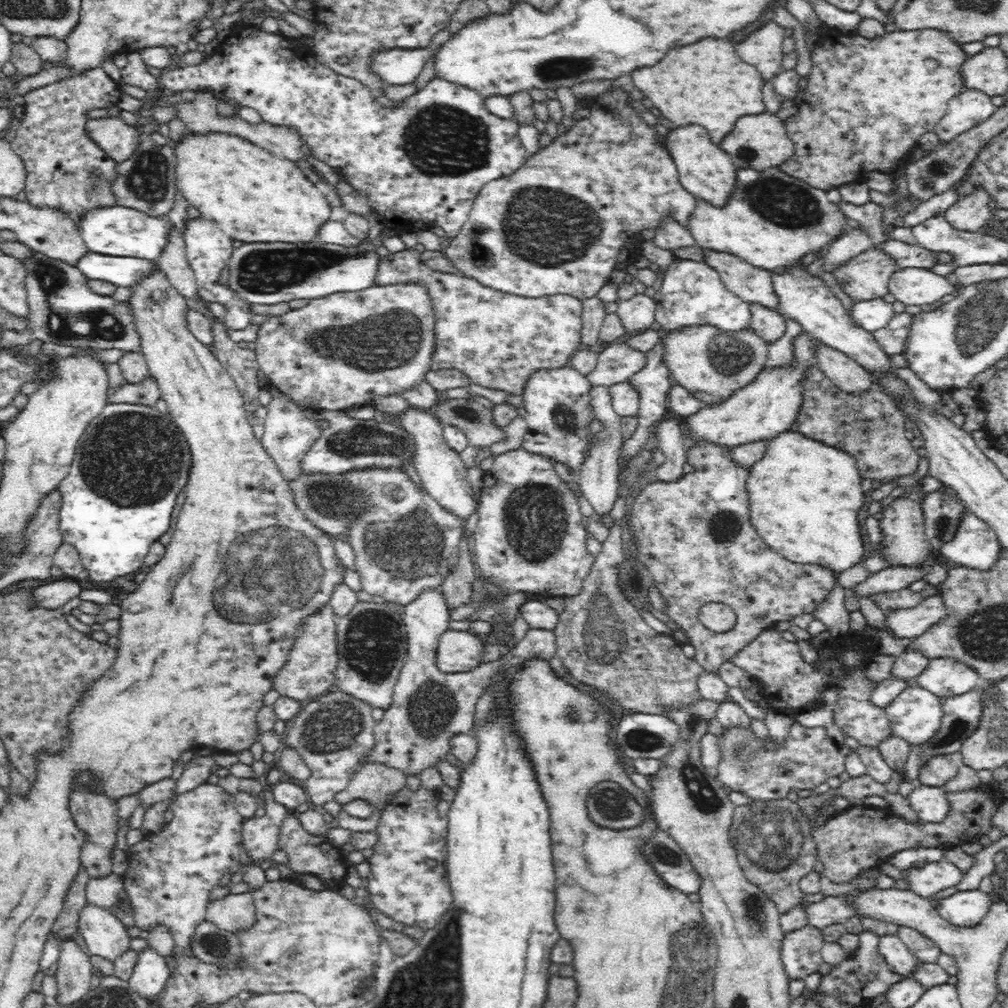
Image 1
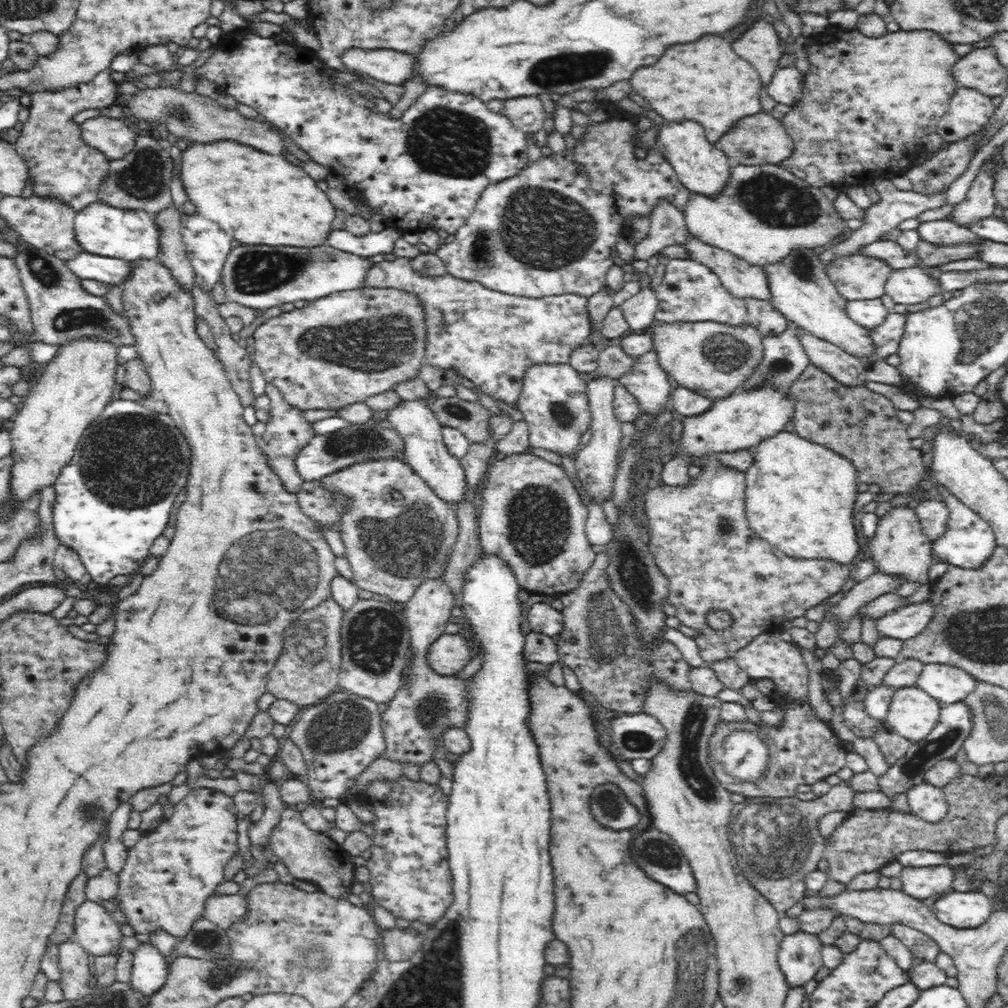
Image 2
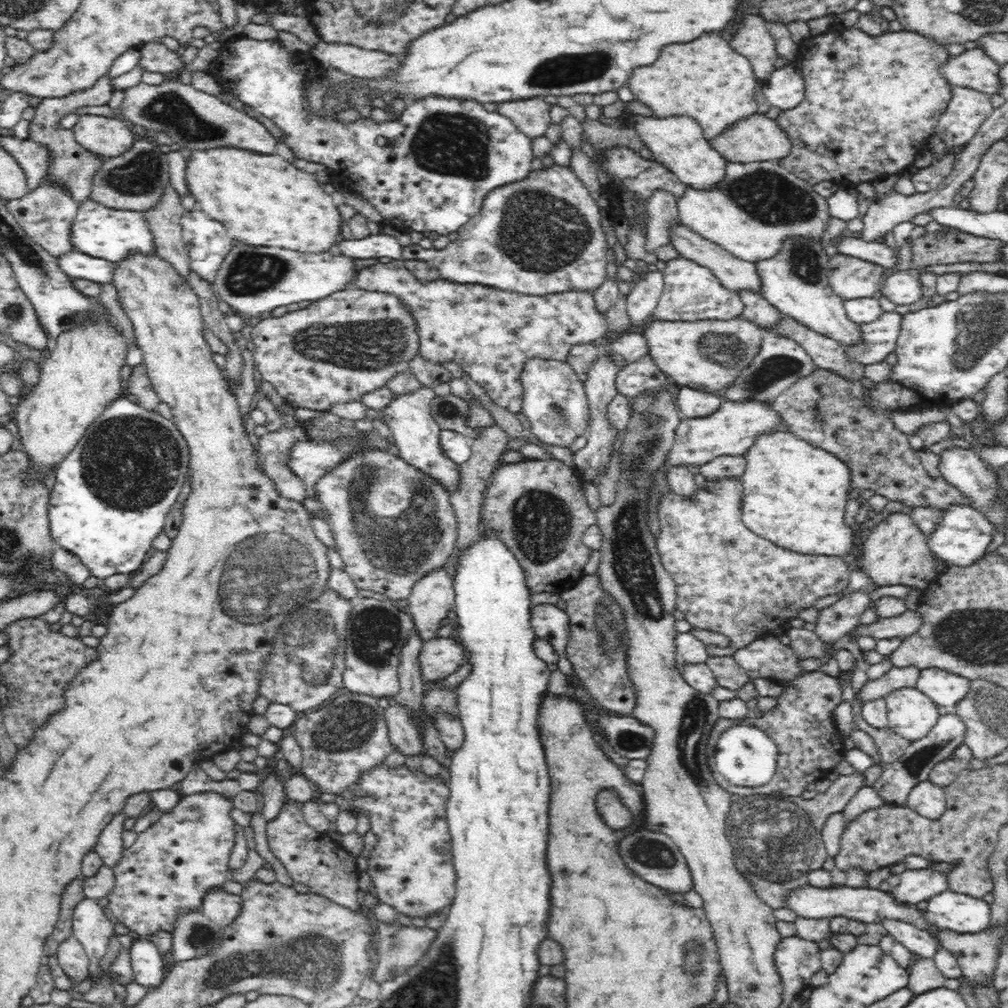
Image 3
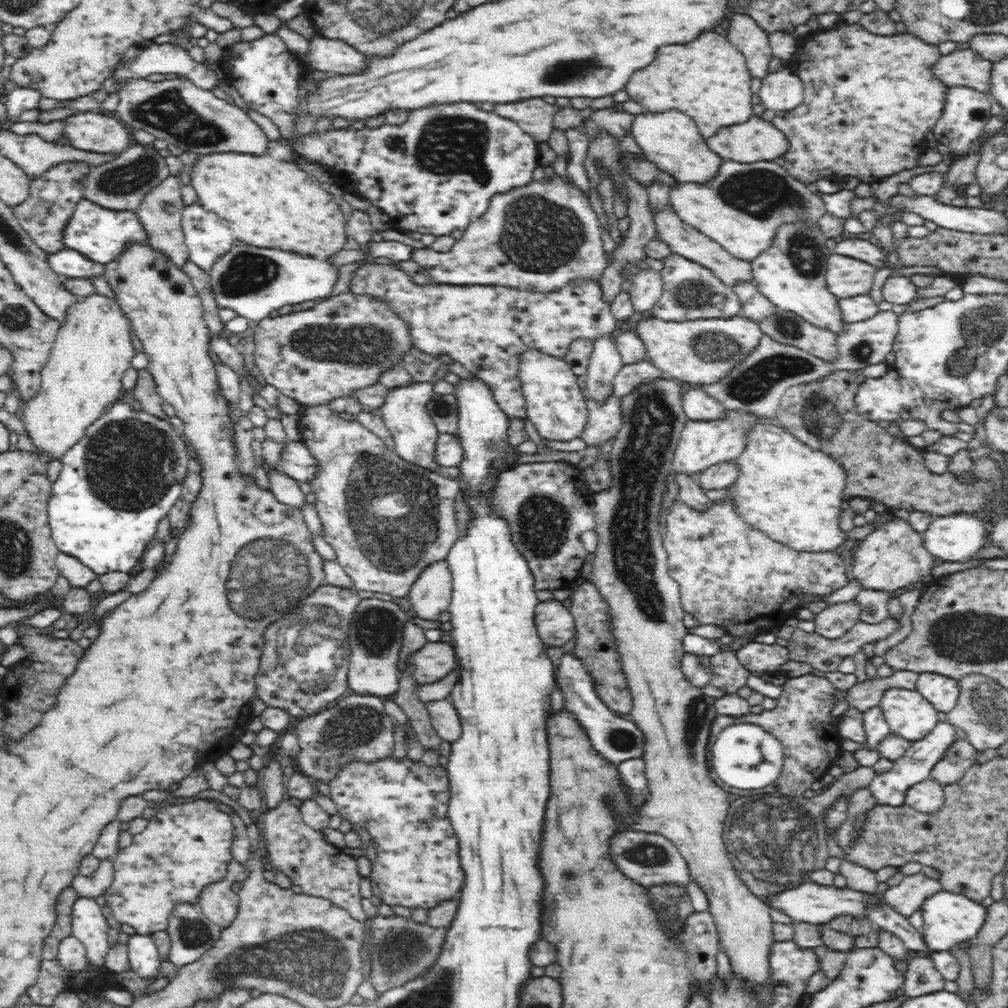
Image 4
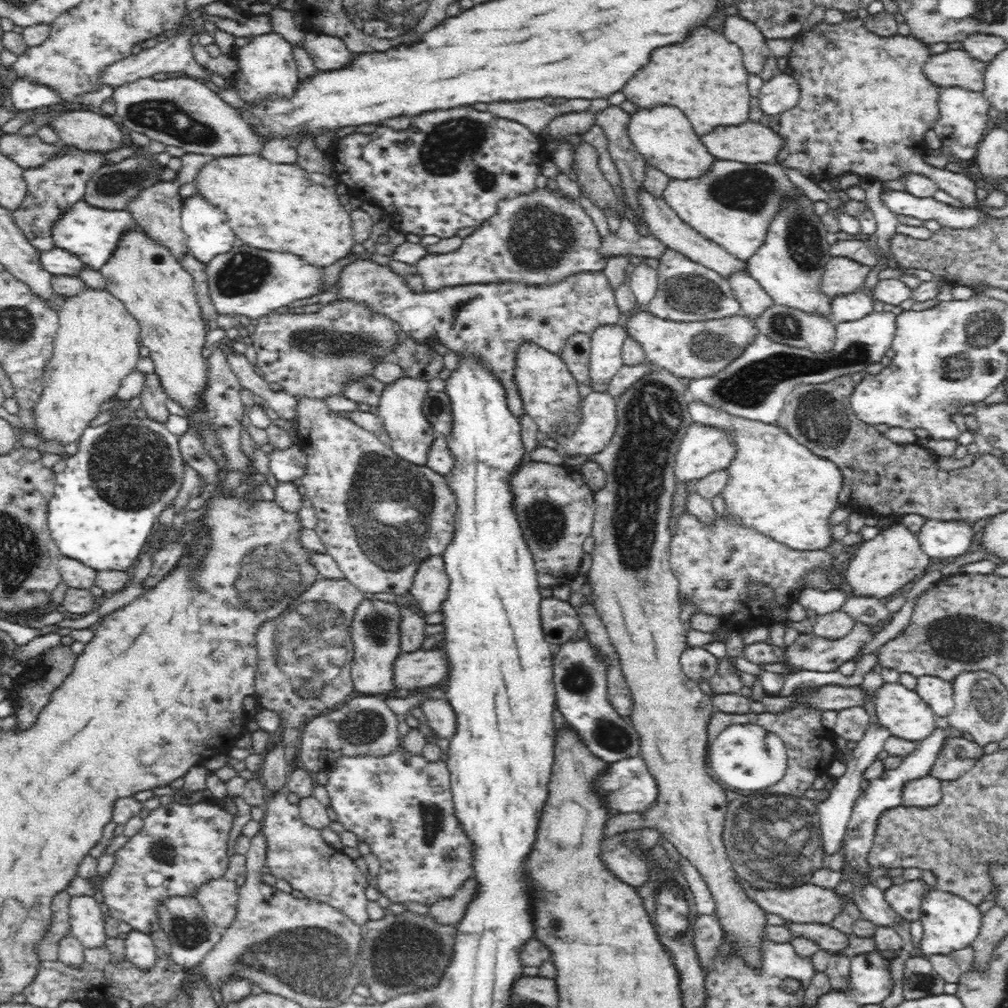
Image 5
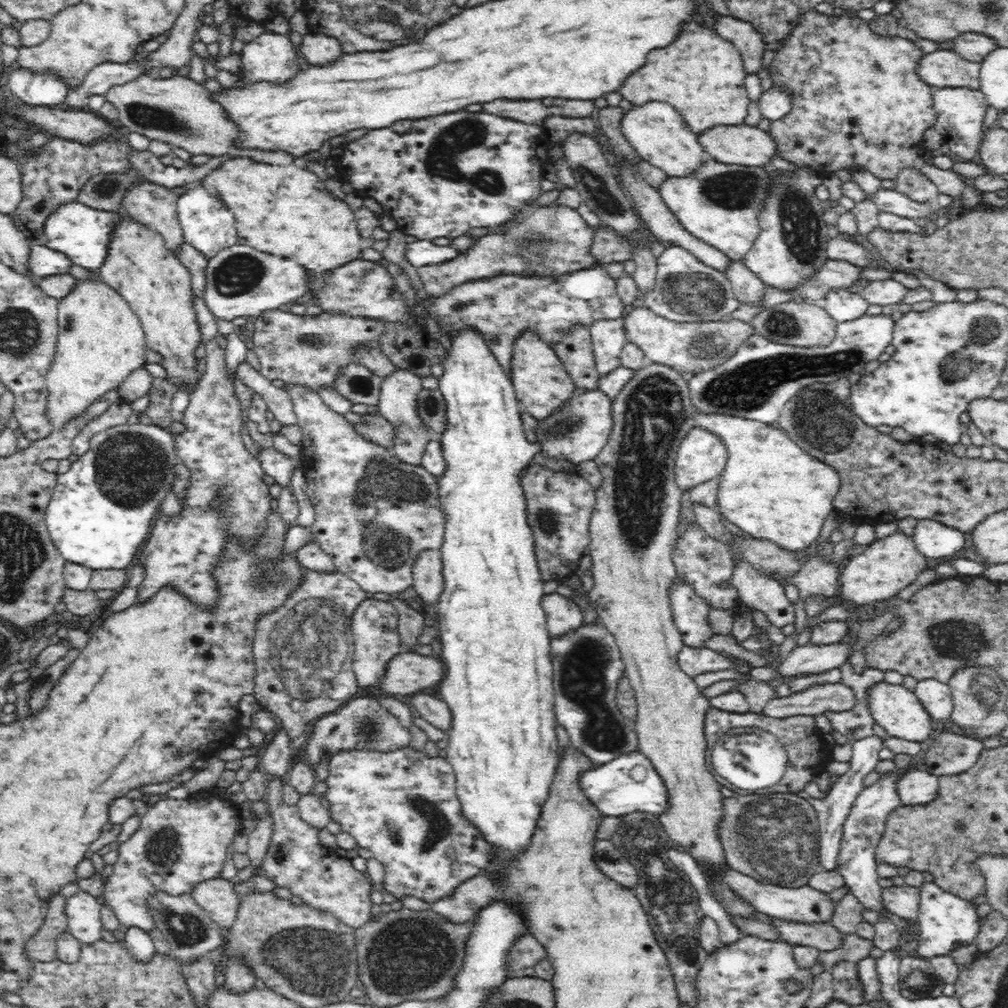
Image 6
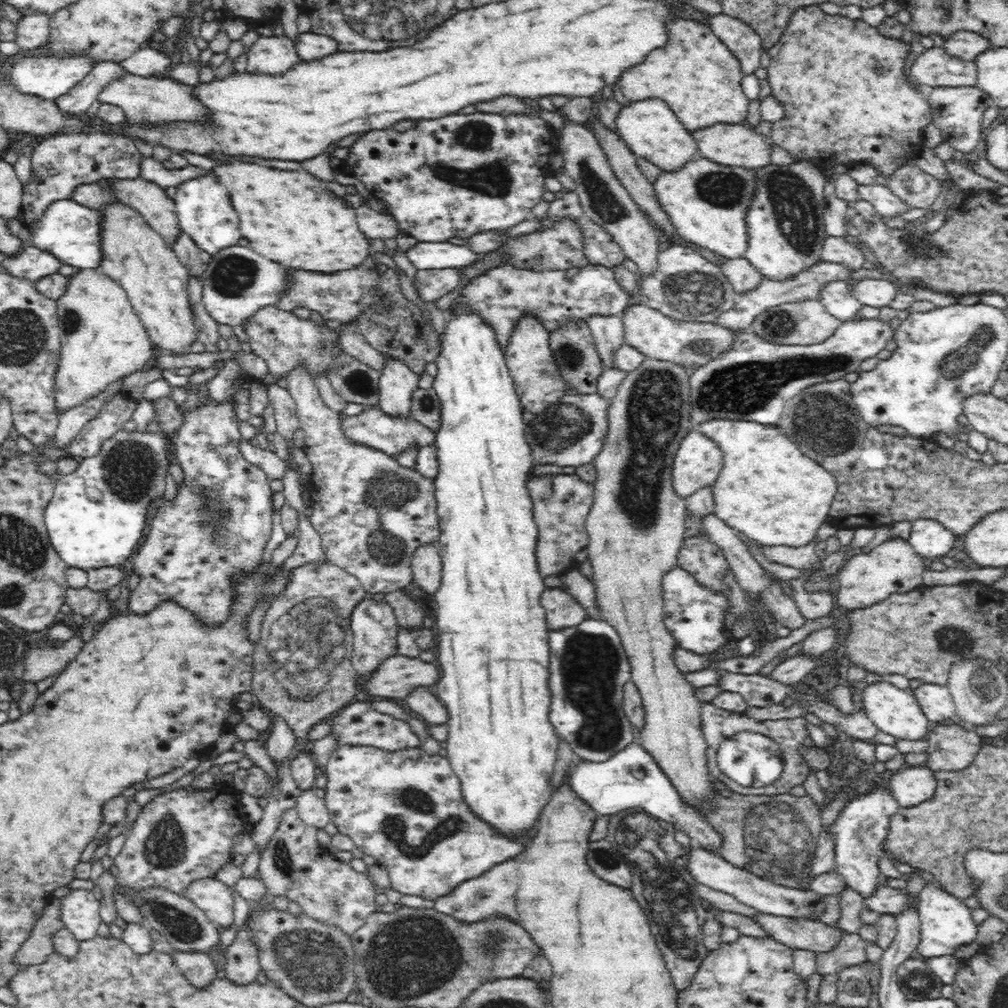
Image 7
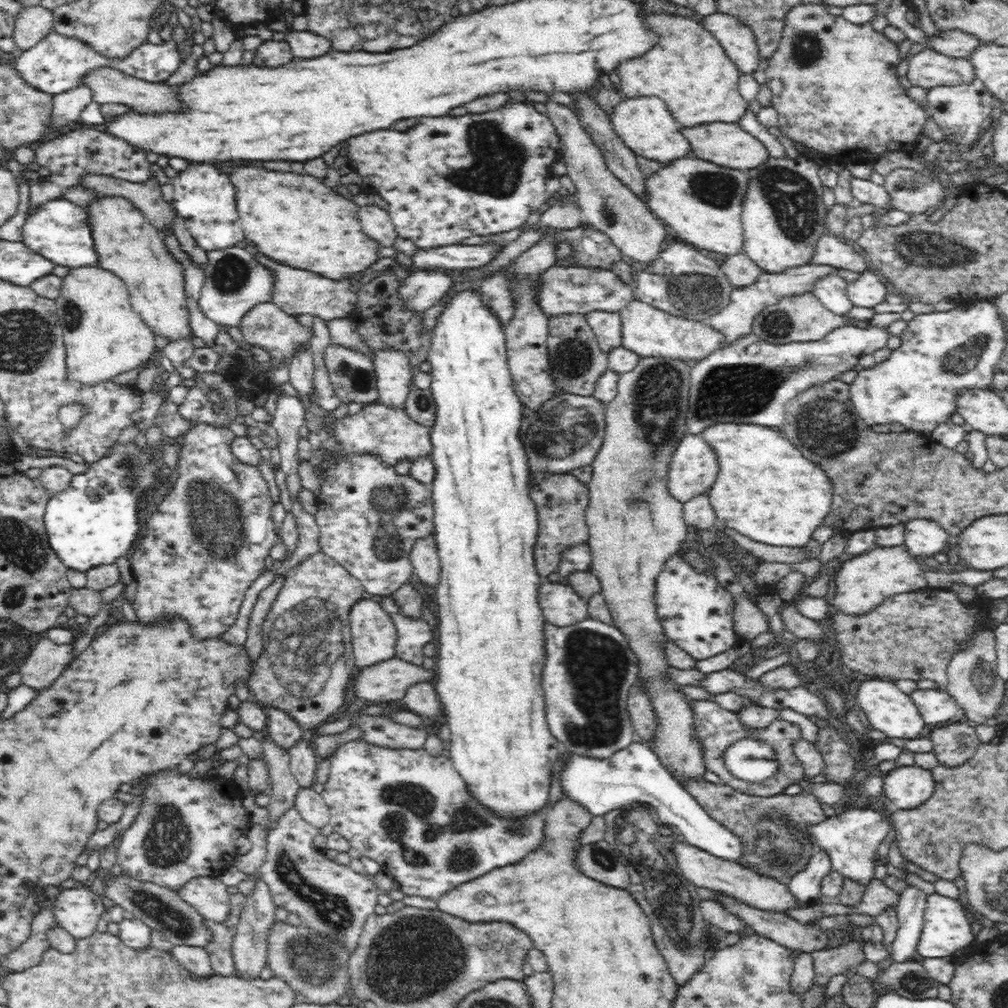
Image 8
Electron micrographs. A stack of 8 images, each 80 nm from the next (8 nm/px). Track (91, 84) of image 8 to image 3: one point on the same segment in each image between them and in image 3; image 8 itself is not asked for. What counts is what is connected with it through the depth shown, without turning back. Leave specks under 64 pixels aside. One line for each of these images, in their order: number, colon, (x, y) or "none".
3: (192, 117)
4: (188, 116)
5: (183, 112)
6: (178, 111)
7: (150, 101)

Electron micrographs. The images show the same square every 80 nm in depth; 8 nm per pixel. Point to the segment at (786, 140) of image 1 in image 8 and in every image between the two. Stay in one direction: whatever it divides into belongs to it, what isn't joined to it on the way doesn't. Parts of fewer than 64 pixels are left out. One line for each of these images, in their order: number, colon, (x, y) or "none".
2: (761, 139)
3: (757, 139)
4: (756, 140)
5: (751, 143)
6: (744, 145)
7: (729, 145)
8: (723, 144)

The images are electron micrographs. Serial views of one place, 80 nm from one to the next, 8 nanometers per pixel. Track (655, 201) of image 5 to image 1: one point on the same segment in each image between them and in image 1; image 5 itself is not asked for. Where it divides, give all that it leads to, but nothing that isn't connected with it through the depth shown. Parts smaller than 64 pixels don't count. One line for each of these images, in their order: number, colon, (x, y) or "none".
1: (752, 284)
2: (744, 280)
3: (737, 275)
4: (684, 240)

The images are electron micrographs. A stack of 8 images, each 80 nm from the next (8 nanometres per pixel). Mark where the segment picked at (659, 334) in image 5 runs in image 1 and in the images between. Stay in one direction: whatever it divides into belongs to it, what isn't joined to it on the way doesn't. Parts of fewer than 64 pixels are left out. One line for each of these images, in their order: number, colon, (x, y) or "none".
1: (712, 364)
2: (712, 359)
3: (707, 354)
4: (703, 351)

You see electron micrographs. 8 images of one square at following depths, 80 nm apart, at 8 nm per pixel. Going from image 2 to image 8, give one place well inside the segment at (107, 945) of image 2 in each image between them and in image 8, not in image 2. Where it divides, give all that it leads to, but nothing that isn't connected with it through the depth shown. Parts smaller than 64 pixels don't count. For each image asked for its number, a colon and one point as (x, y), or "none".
3: (92, 927)
4: (89, 926)
5: (87, 923)
6: (83, 911)
7: (80, 911)
8: (77, 910)

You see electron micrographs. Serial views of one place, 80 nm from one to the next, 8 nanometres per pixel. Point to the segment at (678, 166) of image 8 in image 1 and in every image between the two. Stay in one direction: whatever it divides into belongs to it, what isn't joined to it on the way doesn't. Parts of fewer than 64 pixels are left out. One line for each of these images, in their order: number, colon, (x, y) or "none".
1: (772, 220)
2: (764, 213)
3: (757, 207)
4: (741, 209)
5: (733, 205)
6: (718, 203)
7: (707, 203)

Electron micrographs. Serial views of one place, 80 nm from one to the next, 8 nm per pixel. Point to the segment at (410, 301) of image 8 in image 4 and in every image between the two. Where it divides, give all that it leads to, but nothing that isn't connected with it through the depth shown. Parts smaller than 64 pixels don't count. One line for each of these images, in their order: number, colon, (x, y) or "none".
4: (540, 237)
5: (543, 237)
6: (545, 240)
7: (432, 284)

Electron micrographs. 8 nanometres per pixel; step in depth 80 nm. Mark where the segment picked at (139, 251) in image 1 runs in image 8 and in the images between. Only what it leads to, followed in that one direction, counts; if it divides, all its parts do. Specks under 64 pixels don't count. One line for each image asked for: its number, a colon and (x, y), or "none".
2: (131, 235)
3: (112, 235)
4: (100, 234)
5: (91, 234)
6: (83, 234)
7: (70, 232)
8: (58, 230)

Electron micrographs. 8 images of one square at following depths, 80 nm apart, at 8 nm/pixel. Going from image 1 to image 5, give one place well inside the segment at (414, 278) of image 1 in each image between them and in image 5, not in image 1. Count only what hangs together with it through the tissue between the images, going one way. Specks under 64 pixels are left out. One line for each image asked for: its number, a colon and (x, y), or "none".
2: (491, 338)
3: (491, 333)
4: (484, 328)
5: (492, 320)

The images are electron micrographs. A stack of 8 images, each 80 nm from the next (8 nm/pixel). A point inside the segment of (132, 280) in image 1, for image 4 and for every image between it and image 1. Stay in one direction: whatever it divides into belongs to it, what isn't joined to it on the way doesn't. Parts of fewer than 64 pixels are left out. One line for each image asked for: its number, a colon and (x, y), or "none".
2: (89, 267)
3: (77, 265)
4: (70, 264)

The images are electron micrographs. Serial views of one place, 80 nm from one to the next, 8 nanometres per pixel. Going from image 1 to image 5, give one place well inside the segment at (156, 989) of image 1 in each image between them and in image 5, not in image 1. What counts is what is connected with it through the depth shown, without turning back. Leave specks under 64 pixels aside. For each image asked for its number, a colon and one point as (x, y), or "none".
2: (149, 971)
3: (149, 966)
4: (144, 958)
5: (140, 950)

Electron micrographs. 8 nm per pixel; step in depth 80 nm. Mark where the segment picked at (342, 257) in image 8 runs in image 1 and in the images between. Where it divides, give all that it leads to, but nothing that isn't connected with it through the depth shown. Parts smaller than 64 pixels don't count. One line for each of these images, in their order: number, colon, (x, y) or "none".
1: (253, 196)
2: (295, 212)
3: (263, 200)
4: (277, 205)
5: (278, 207)
6: (280, 210)
7: (289, 216)

